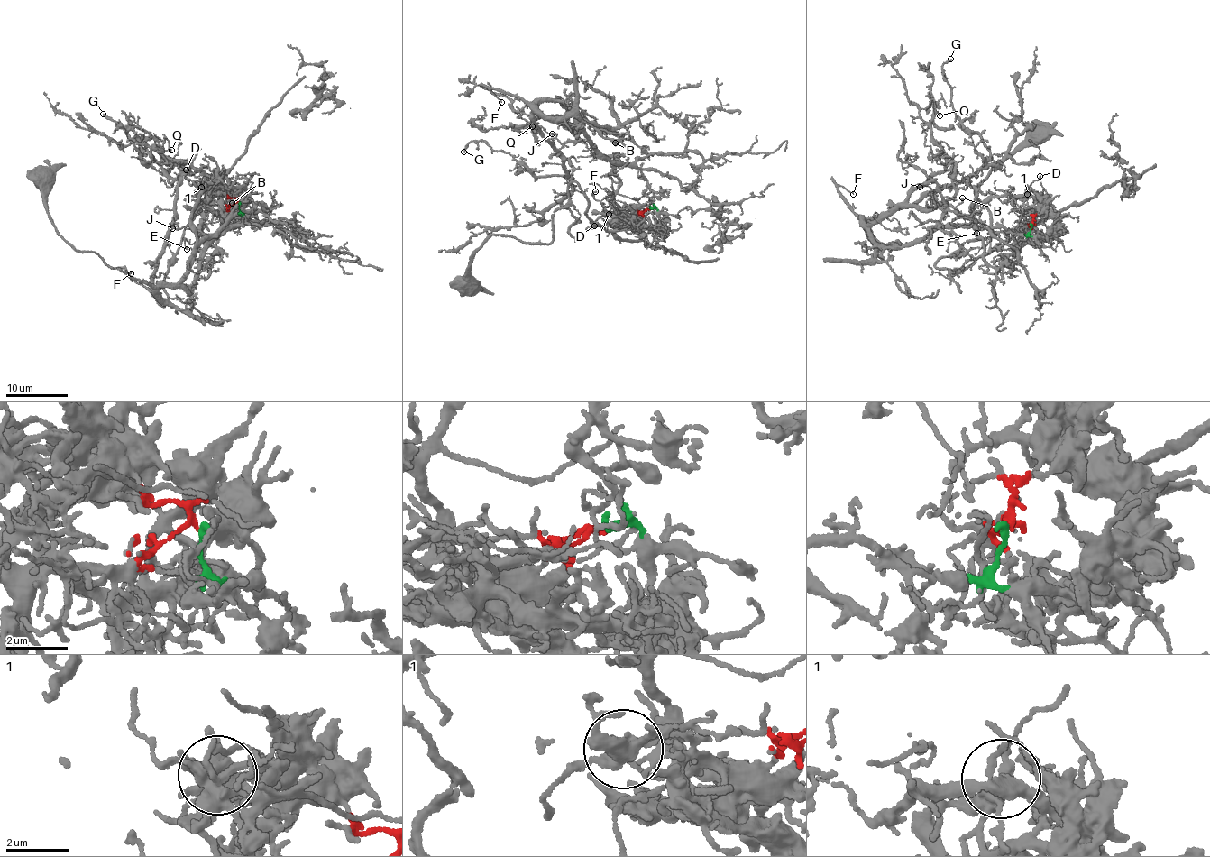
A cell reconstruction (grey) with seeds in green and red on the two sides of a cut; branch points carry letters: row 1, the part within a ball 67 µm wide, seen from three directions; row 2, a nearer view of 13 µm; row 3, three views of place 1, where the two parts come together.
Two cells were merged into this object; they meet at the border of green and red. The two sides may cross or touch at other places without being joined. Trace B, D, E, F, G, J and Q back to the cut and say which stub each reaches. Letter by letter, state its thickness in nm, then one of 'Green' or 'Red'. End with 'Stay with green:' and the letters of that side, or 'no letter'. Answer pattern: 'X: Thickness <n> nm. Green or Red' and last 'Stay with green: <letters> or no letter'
B: Thickness 180 nm. Green
D: Thickness 160 nm. Green
E: Thickness 140 nm. Red
F: Thickness 100 nm. Green
G: Thickness 200 nm. Green
J: Thickness 140 nm. Green
Q: Thickness 160 nm. Green
Stay with green: B, D, F, G, J, Q

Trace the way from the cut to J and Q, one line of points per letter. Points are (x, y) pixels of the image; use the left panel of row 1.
J: (239, 203), (242, 216), (246, 216), (212, 238), (191, 294), (151, 279), (177, 223), (172, 228)
Q: (239, 203), (246, 216), (229, 225), (230, 200), (170, 162), (166, 140), (170, 151)

